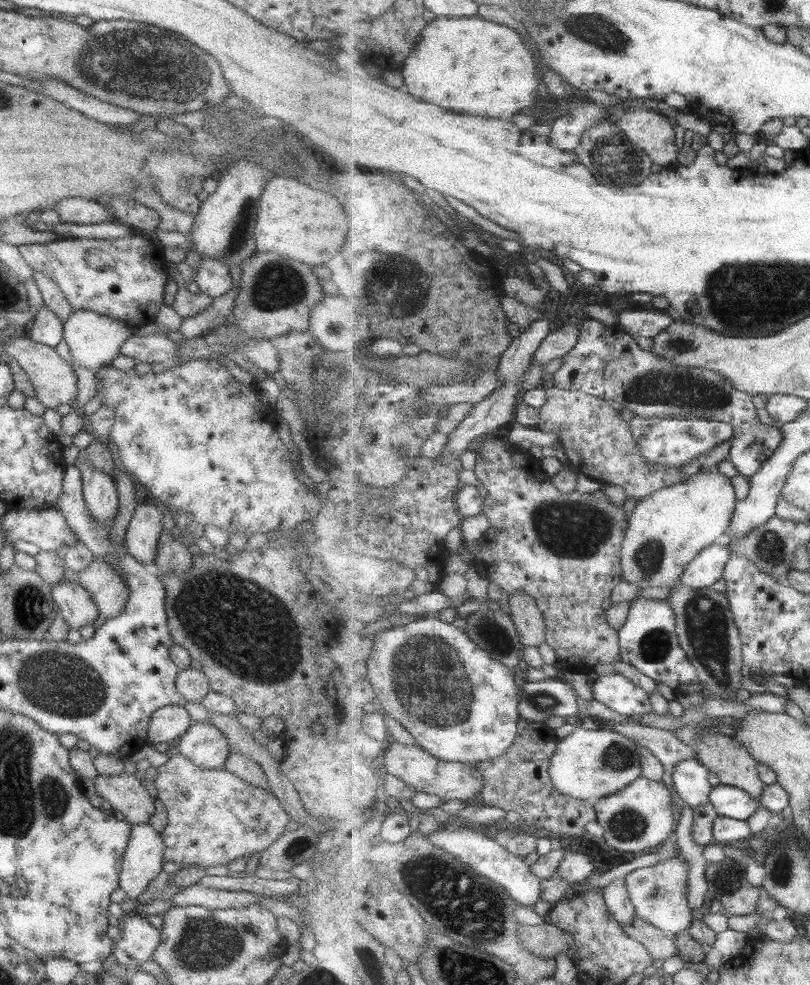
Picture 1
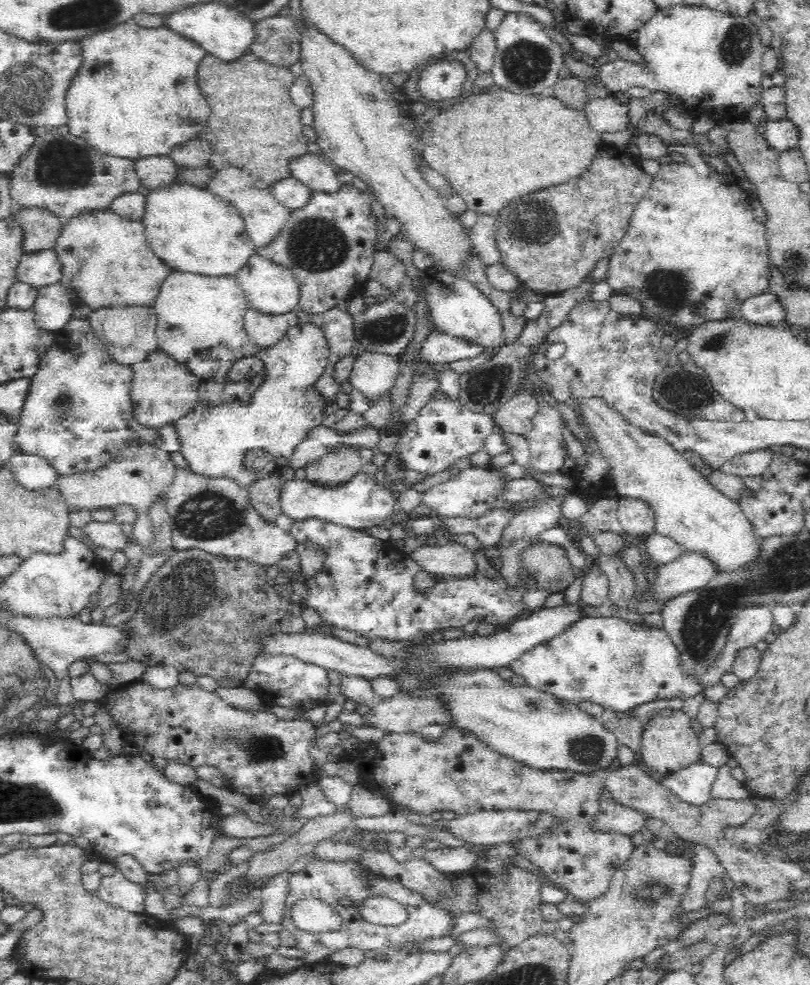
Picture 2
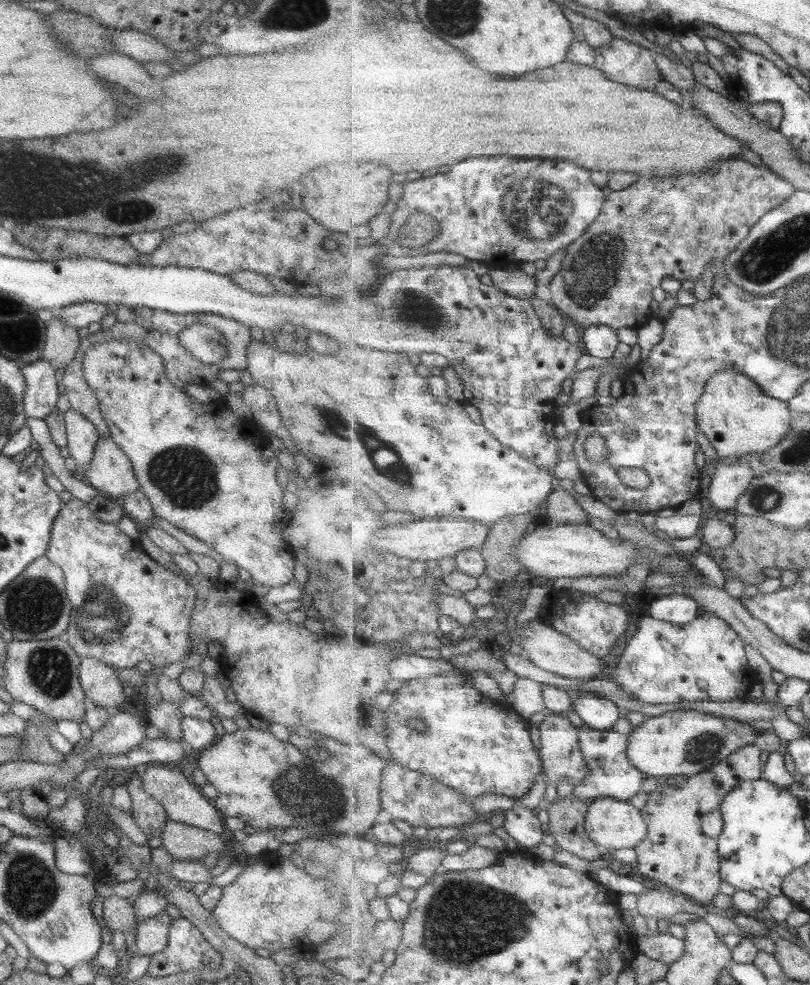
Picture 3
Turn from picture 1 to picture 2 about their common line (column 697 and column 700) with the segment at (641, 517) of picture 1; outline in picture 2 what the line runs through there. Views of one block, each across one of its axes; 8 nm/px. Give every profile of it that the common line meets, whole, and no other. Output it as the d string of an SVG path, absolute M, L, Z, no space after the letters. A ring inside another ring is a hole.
M589 398L579 404L581 422L591 430L600 450L608 457L615 475L615 490L622 498L640 499L654 511L655 526L652 532L672 539L683 552L696 553L712 563L718 573L742 573L756 557L759 557L761 541L755 535L752 523L746 518L738 501L717 491L700 472L688 462L683 454L676 452L662 437L644 433L641 428L628 424L618 413L608 408L604 399Z

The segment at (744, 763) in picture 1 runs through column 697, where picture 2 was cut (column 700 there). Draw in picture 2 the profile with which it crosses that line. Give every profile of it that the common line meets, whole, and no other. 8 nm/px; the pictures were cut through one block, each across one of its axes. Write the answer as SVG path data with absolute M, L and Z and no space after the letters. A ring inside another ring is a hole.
M675 710L672 716L654 714L650 719L644 720L639 752L649 772L657 777L665 777L684 766L690 766L696 760L701 760L702 745L702 737L691 727L691 718L682 710Z

